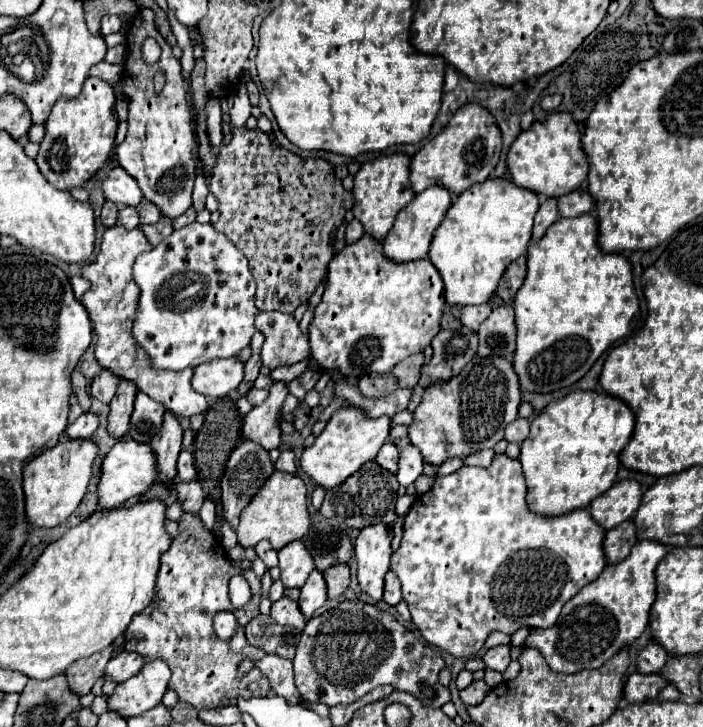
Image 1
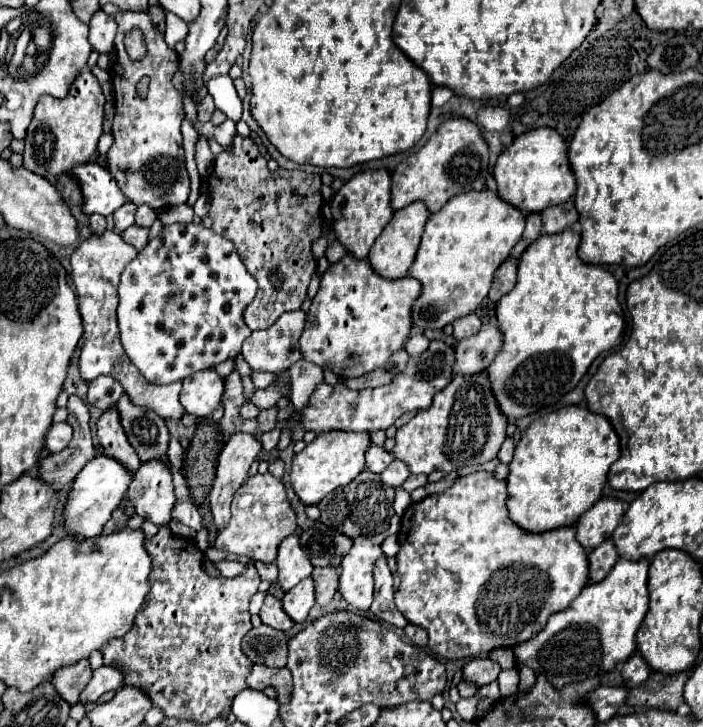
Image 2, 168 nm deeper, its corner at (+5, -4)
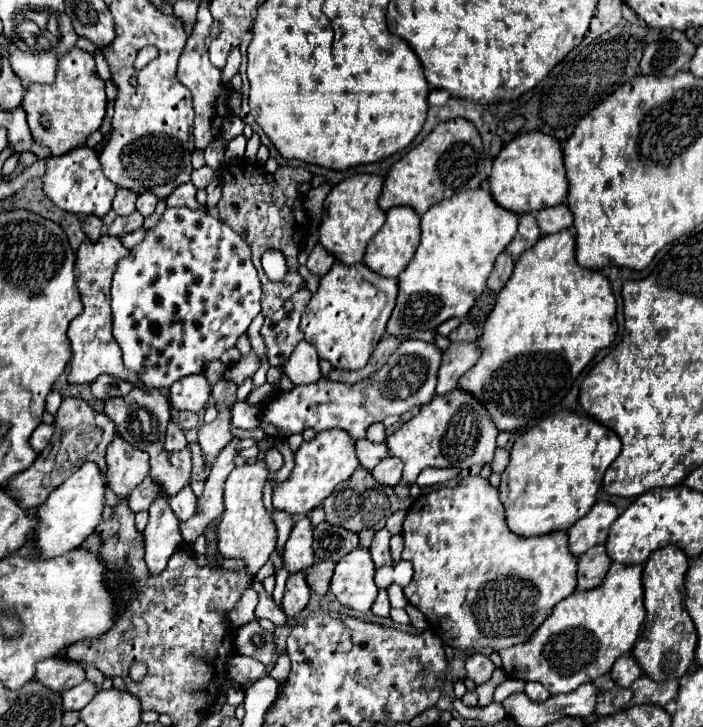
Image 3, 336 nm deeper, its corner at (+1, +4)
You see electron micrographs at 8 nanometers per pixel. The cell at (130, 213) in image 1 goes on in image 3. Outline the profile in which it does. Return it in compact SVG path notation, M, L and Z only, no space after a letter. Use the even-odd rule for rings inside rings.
M120 188L118 194L116 194L116 198L114 198L114 204L112 204L114 212L118 216L128 216L132 210L136 210L136 198L138 198L138 194Z

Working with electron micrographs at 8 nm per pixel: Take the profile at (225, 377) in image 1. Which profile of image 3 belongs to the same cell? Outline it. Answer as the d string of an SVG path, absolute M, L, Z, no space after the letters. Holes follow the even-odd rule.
M192 374L170 388L170 406L174 410L200 412L208 406L212 398L212 386L204 374Z

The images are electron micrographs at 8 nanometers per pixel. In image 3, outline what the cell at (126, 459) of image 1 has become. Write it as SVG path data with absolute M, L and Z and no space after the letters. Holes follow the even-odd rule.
M84 462L64 484L60 484L44 504L38 506L38 528L36 528L36 546L42 552L42 558L50 558L72 548L78 548L102 522L102 508L106 504L104 492L108 488L106 474L94 462Z

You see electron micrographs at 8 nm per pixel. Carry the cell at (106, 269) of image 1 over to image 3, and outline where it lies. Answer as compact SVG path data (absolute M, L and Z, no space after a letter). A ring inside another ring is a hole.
M108 234L100 236L96 242L84 240L76 252L76 286L82 296L84 312L70 324L68 338L72 346L72 368L68 374L68 380L72 384L90 384L100 374L112 374L116 378L128 380L130 384L144 388L140 384L140 378L136 372L124 368L122 350L118 342L112 336L112 312L110 312L110 282L118 268L118 262L128 254L130 250L120 242L120 238L112 238Z

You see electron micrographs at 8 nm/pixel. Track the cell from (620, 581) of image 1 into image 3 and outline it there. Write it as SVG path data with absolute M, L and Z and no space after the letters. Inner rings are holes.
M612 562L604 582L592 590L576 590L560 600L528 642L502 650L506 676L540 682L550 694L568 694L584 682L610 672L616 658L630 652L646 618L642 564Z

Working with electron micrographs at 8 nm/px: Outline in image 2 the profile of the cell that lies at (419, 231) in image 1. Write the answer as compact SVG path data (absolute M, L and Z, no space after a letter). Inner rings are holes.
M414 202L414 204L394 212L392 220L382 230L382 234L376 238L376 242L368 254L368 262L378 276L388 278L388 280L398 280L398 278L404 278L408 274L408 268L414 262L414 256L416 256L416 250L418 250L428 216L430 216L430 212L428 212L424 202Z

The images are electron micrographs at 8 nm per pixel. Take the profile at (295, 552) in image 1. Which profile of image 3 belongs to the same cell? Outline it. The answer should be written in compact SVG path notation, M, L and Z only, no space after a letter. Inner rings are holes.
M308 518L294 524L290 538L284 546L284 564L290 574L304 572L316 562L312 550L312 524Z

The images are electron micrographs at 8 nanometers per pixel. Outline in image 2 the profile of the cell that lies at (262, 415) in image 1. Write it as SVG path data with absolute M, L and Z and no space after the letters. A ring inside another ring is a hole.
M246 432L234 434L218 454L216 478L210 490L210 510L214 514L214 524L224 530L230 522L230 502L234 492L246 480L250 464L258 458L262 446Z

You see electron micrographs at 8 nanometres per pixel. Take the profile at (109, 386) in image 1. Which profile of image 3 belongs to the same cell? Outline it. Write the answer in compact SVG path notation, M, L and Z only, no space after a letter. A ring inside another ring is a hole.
M104 374L104 376L98 376L92 384L92 394L98 398L98 400L108 400L108 398L114 398L114 396L126 396L134 386L128 384L126 380L120 380L116 376L110 376L110 374Z

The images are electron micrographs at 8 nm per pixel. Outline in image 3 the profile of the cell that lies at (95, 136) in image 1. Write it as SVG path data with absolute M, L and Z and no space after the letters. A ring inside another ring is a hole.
M74 48L72 52L60 58L60 68L56 72L54 84L32 84L24 94L22 108L28 116L28 126L32 138L50 150L50 156L62 156L72 148L86 144L86 138L100 130L104 110L106 110L106 92L104 80L96 72L92 54Z

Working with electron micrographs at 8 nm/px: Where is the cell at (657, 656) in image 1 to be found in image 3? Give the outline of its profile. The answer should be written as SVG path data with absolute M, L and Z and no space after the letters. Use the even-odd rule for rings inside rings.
M624 654L620 656L620 660L616 660L616 664L612 666L610 672L612 680L622 686L622 688L630 688L630 684L642 676L642 668L638 666L638 662L634 660L632 654Z

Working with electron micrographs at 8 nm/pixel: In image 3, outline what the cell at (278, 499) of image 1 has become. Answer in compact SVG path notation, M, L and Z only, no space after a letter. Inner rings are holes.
M264 460L254 464L238 466L230 472L224 488L224 514L218 524L218 550L224 558L242 558L252 574L256 574L276 550L278 530L272 516L266 512L262 504L262 490L268 480L268 468Z

